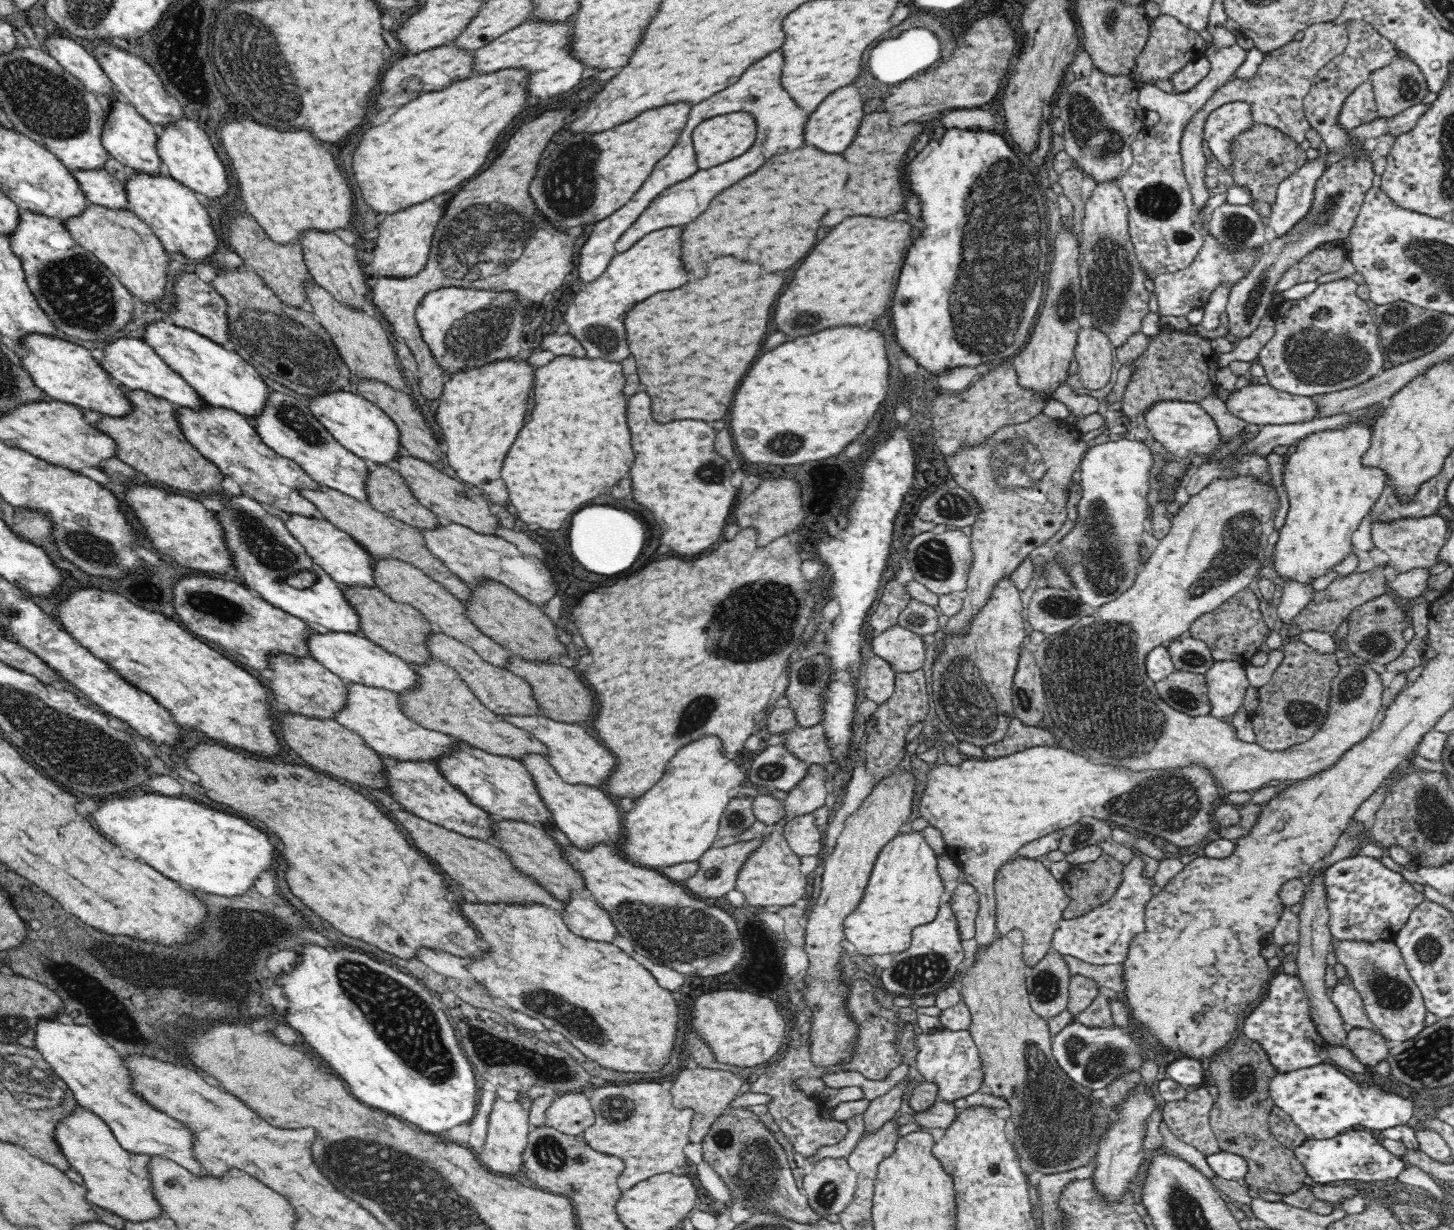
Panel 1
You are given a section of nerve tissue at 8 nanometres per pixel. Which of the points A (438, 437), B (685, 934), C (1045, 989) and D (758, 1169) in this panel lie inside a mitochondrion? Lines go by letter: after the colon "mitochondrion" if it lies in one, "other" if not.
A: other
B: mitochondrion
C: mitochondrion
D: mitochondrion

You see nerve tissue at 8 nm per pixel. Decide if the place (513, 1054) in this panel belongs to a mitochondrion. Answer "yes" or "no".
yes

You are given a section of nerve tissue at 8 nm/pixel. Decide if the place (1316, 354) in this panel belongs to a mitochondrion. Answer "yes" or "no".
yes

